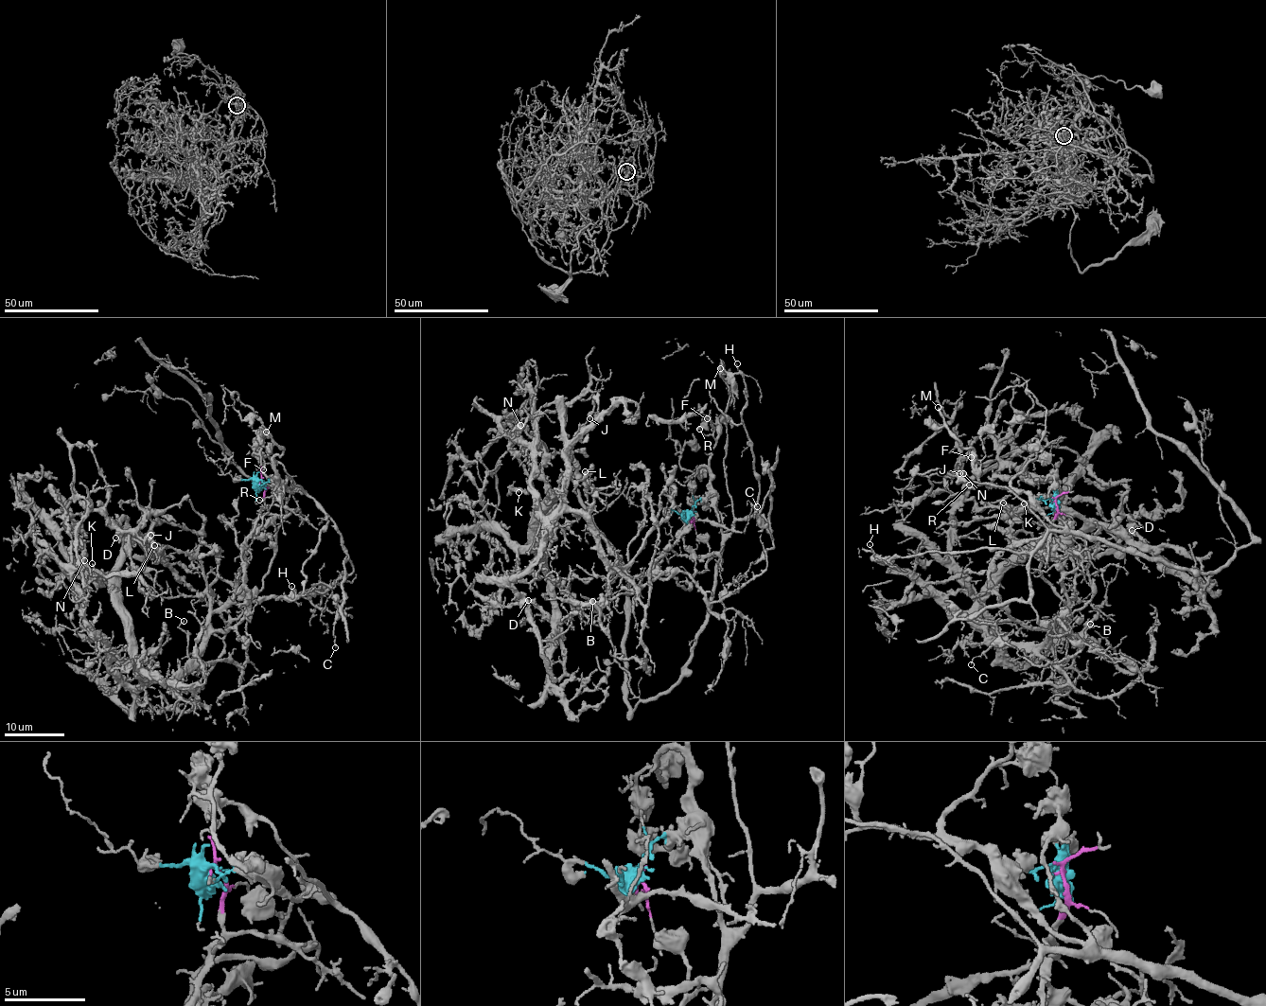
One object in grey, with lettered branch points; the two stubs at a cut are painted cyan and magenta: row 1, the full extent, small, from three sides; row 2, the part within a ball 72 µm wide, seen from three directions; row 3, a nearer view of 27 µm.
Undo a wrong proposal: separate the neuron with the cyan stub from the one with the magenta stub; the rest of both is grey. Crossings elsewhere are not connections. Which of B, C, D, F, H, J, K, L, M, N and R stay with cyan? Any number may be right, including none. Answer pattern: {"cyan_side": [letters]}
{"cyan_side": ["C", "F", "H", "M", "R"]}

